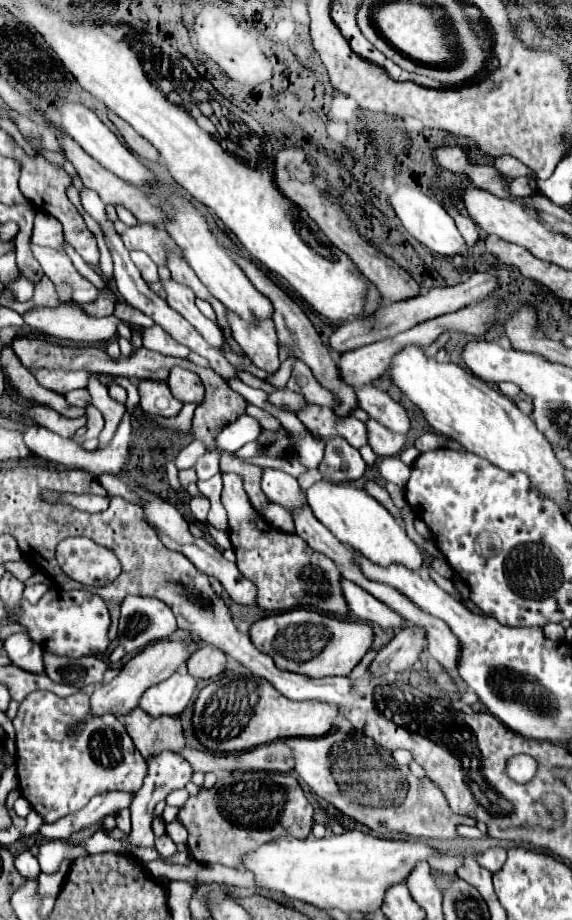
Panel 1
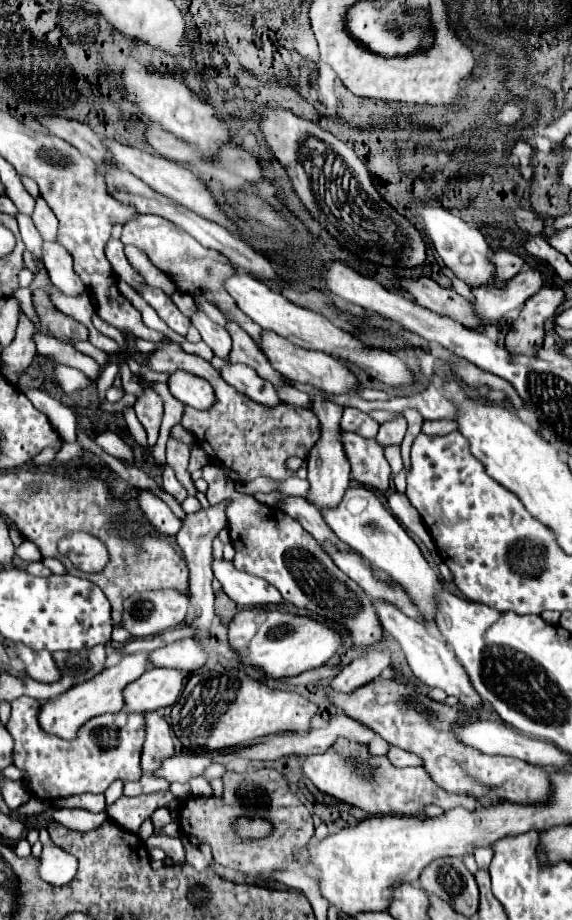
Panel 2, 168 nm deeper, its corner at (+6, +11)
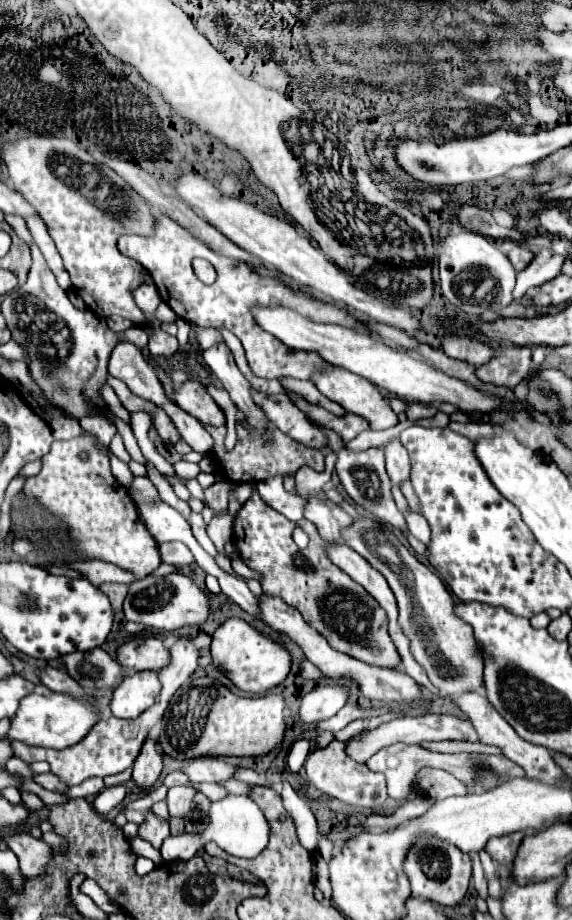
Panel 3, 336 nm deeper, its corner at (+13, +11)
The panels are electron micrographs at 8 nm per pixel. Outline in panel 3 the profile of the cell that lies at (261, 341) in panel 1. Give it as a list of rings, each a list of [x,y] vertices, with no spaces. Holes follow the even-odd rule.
[[[334,366],[326,374],[314,374],[312,382],[318,386],[318,390],[324,396],[338,402],[346,412],[362,416],[372,430],[386,430],[386,428],[392,428],[392,426],[396,426],[400,422],[398,414],[390,408],[390,402],[386,400],[386,396],[374,384],[370,384],[366,378],[360,378],[360,376],[356,376],[356,374],[352,374],[352,372],[344,370],[344,368]]]

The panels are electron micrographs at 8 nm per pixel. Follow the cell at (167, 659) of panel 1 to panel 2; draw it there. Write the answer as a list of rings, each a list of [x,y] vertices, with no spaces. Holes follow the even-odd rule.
[[[145,652],[123,656],[117,666],[109,666],[103,672],[99,672],[97,676],[93,676],[91,680],[75,684],[65,694],[47,700],[43,704],[43,708],[39,710],[41,728],[45,732],[49,732],[49,734],[55,734],[55,736],[61,736],[65,740],[71,740],[71,738],[75,738],[75,732],[77,732],[79,724],[85,724],[89,718],[99,716],[99,714],[107,714],[107,712],[121,712],[123,706],[125,706],[123,688],[129,682],[137,680],[143,672],[147,672],[149,666],[151,666],[149,654],[145,654]]]

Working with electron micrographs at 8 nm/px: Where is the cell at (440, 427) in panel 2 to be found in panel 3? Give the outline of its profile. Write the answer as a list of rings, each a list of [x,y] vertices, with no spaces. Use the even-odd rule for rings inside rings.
[[[450,422],[450,428],[458,434],[464,434],[466,438],[472,438],[476,442],[484,436],[494,436],[494,428],[490,424],[474,424],[474,422]]]

